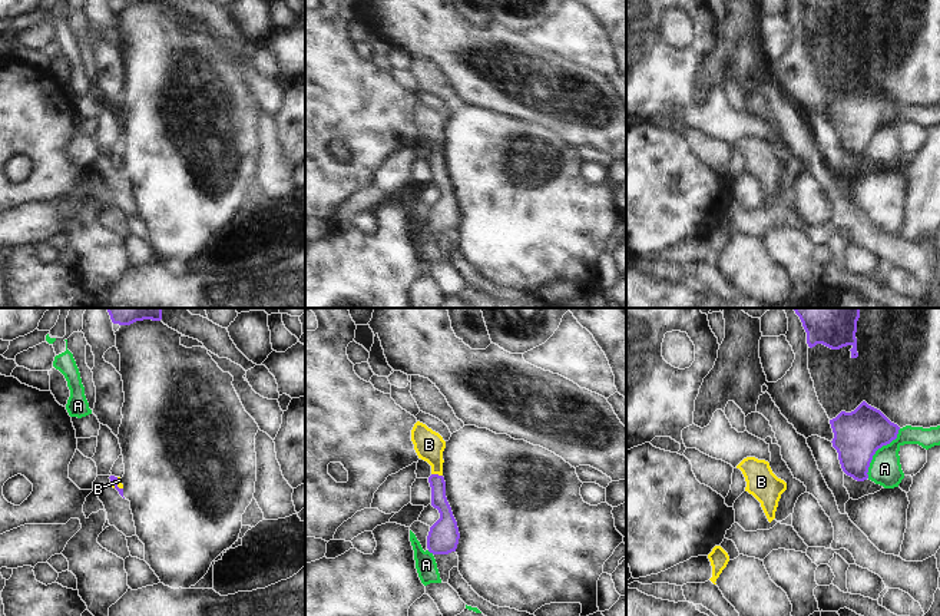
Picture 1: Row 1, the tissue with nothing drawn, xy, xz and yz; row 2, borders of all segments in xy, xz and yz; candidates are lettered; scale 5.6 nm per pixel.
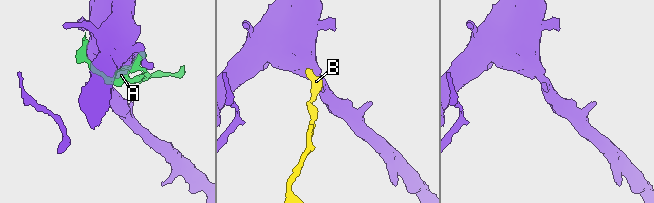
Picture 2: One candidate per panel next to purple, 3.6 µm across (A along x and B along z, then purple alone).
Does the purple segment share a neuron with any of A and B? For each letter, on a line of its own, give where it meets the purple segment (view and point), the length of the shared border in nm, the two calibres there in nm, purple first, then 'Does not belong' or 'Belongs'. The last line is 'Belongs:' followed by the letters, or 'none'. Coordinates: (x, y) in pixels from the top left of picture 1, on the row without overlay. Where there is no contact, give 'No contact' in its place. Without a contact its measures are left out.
A: Touches purple at yz (877, 128). Shared border 340 nm. Thickness 280 nm (purple) against 180 nm. Does not belong
B: Touches purple at xz (437, 154). Shared border 70 nm. Thickness 90 nm (purple) against 160 nm. Belongs
Belongs: B.

